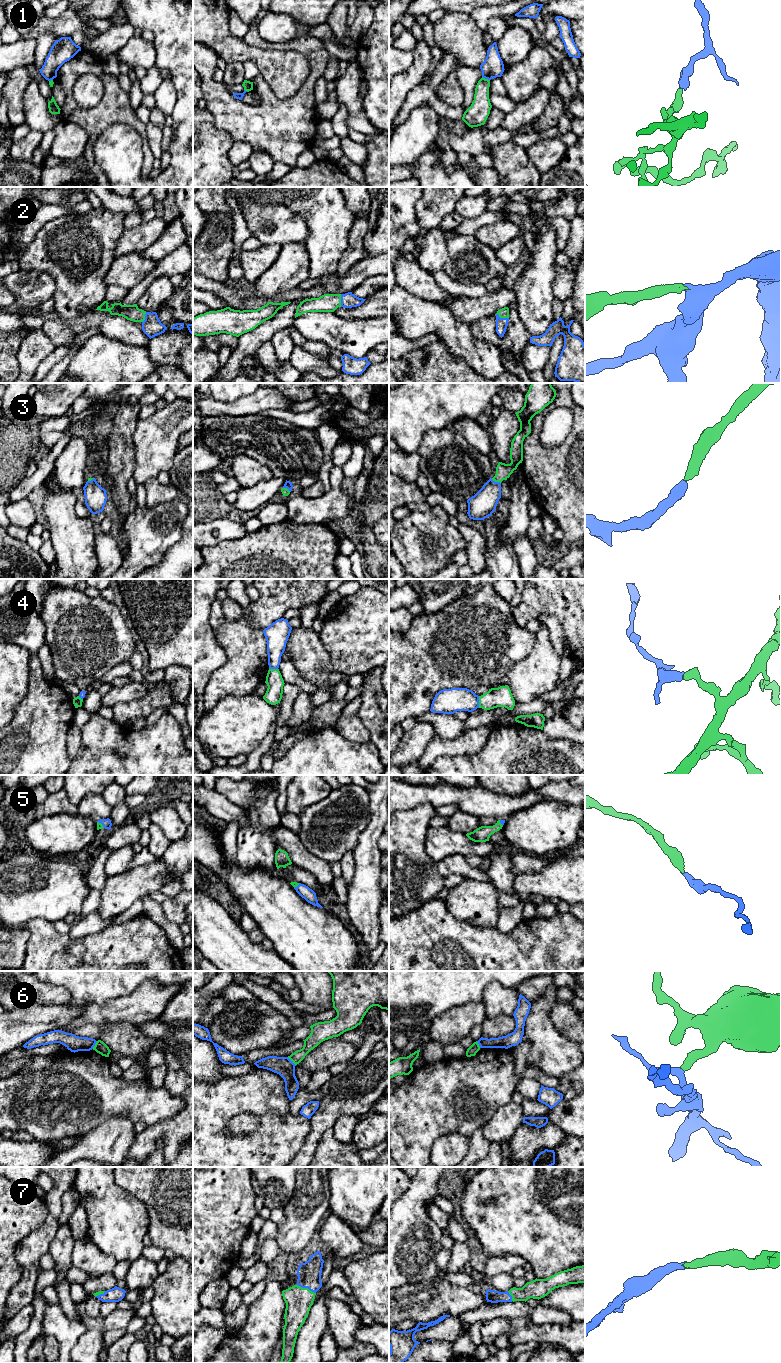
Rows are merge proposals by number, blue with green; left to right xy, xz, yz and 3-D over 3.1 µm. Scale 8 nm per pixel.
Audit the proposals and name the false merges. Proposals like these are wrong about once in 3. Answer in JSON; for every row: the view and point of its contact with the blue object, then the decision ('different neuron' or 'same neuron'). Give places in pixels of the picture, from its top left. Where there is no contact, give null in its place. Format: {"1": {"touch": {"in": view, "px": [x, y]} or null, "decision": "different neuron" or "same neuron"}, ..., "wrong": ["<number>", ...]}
{"1": {"touch": {"in": "yz", "px": [486, 78]}, "decision": "same neuron"}, "2": {"touch": {"in": "yz", "px": [502, 318]}, "decision": "same neuron"}, "3": {"touch": {"in": "yz", "px": [496, 482]}, "decision": "same neuron"}, "4": {"touch": {"in": "yz", "px": [478, 702]}, "decision": "different neuron"}, "5": {"touch": {"in": "xy", "px": [101, 823]}, "decision": "same neuron"}, "6": {"touch": {"in": "xz", "px": [291, 1061]}, "decision": "different neuron"}, "7": {"touch": {"in": "xz", "px": [306, 1287]}, "decision": "same neuron"}, "wrong": ["4", "6"]}

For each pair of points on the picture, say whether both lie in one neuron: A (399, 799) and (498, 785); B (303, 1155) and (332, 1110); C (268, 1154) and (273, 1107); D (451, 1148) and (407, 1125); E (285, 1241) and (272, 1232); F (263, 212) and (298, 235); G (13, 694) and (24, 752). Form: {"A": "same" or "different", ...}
{"A": "different", "B": "same", "C": "same", "D": "different", "E": "different", "F": "same", "G": "different"}

